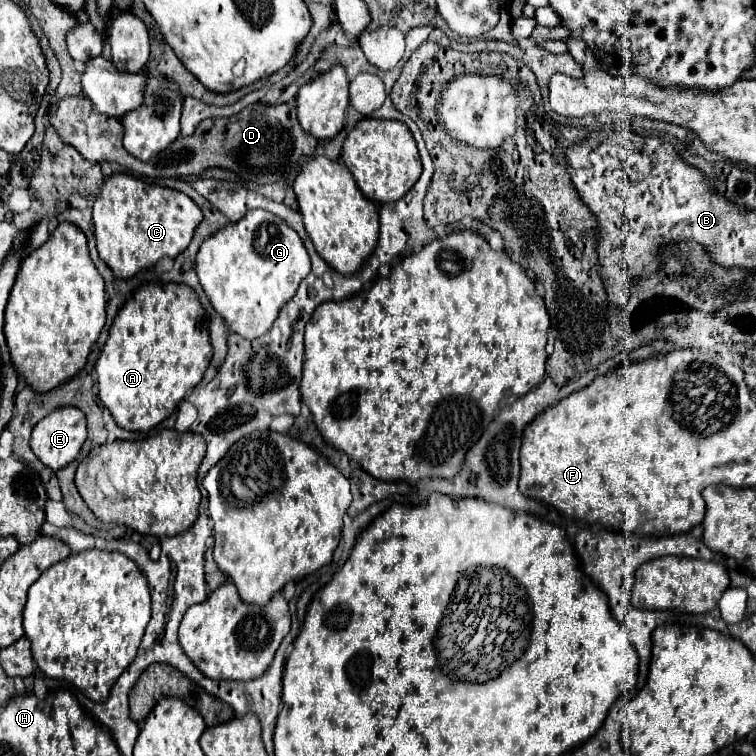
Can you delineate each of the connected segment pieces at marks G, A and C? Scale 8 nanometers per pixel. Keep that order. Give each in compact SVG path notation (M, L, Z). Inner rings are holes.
M249 210L239 222L227 224L223 230L215 232L199 246L195 270L203 292L207 294L215 312L225 320L229 330L243 338L257 338L271 328L283 304L295 296L301 280L309 272L309 266L309 254L299 234L291 226L267 210Z
M175 282L145 284L119 310L95 370L99 400L105 404L105 408L111 412L111 416L121 428L133 432L149 432L153 426L171 416L177 404L185 398L185 394L201 382L213 354L207 326L209 318L203 306L199 304L197 294L189 286Z
M131 174L109 176L93 202L97 252L117 278L131 278L165 256L175 258L181 254L201 220L199 206L187 194L157 184L149 186Z

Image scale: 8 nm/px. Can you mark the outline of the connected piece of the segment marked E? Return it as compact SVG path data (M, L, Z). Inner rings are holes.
M65 406L43 418L31 434L31 450L51 470L71 464L87 438L87 420L79 408Z

